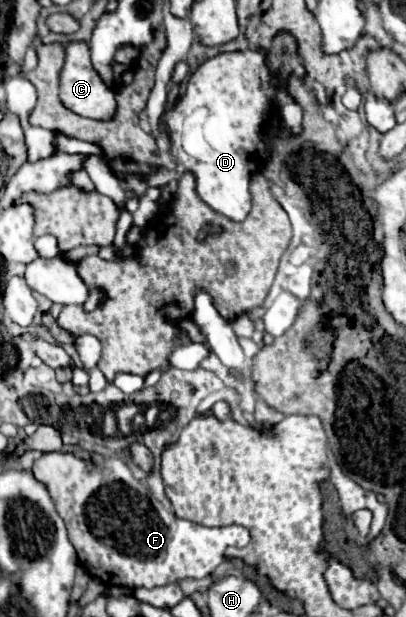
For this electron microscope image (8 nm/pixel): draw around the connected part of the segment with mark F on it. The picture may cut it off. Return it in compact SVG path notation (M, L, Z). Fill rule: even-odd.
M50 452L34 462L32 472L48 488L56 512L66 522L80 564L106 586L154 588L186 578L198 580L220 566L228 546L242 548L250 542L242 526L206 528L166 512L162 504L154 504L146 484L132 476L122 458L106 460L96 454L92 462L84 462L70 454Z

